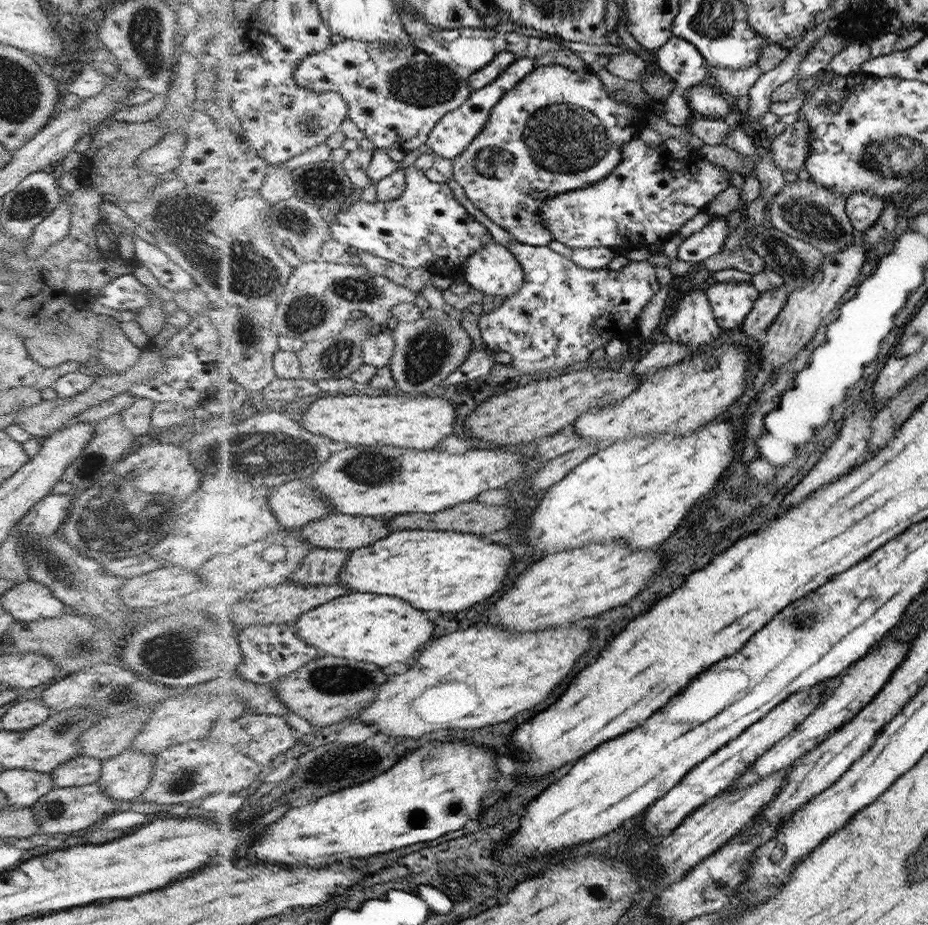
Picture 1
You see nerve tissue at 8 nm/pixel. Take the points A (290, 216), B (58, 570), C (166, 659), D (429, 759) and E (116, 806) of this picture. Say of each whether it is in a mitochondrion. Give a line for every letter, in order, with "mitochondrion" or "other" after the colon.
A: mitochondrion
B: mitochondrion
C: mitochondrion
D: mitochondrion
E: other

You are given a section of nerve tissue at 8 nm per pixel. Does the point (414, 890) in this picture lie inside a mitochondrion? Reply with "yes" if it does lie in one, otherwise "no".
no

